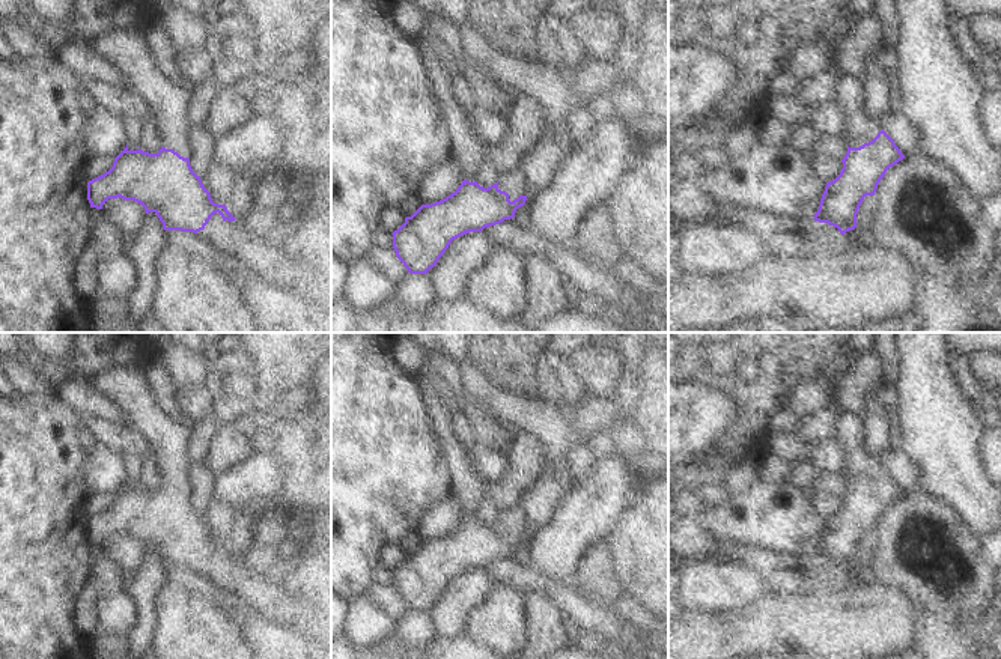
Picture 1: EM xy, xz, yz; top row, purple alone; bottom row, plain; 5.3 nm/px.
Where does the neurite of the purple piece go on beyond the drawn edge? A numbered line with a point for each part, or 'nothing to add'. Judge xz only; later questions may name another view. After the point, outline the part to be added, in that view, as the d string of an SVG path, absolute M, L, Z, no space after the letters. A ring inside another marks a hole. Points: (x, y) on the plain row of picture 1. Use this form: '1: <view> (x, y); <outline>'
1: xz (514, 519); M519 506L501 510L498 527L506 528L510 539L518 536L519 533L528 533L527 518Z

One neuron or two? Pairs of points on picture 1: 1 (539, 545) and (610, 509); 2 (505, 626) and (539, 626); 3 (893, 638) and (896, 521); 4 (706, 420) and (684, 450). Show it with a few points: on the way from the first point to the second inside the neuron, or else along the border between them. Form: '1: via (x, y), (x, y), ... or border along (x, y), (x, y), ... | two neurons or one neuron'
1: via (557, 545), (592, 510) | one neuron
2: border along (523, 596), (526, 643) | two neurons
3: border along (876, 580), (900, 589), (921, 610) | two neurons
4: via (699, 428), (684, 443) | one neuron

